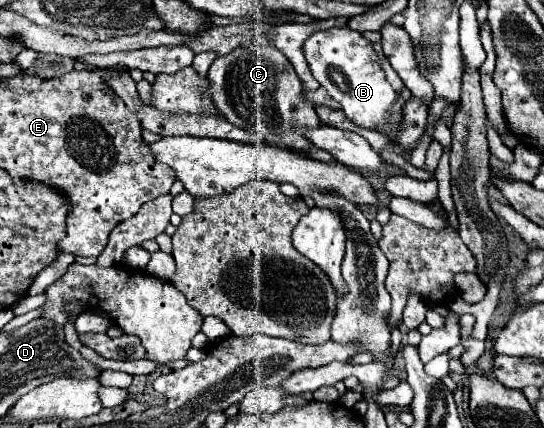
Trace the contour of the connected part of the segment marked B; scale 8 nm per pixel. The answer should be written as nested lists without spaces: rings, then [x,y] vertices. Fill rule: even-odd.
[[[335,27],[313,33],[305,41],[303,51],[313,77],[335,101],[341,103],[347,119],[363,129],[385,133],[385,127],[391,123],[391,109],[395,105],[397,93],[377,63],[379,57],[373,51],[373,45],[361,33],[351,31],[349,27]]]

